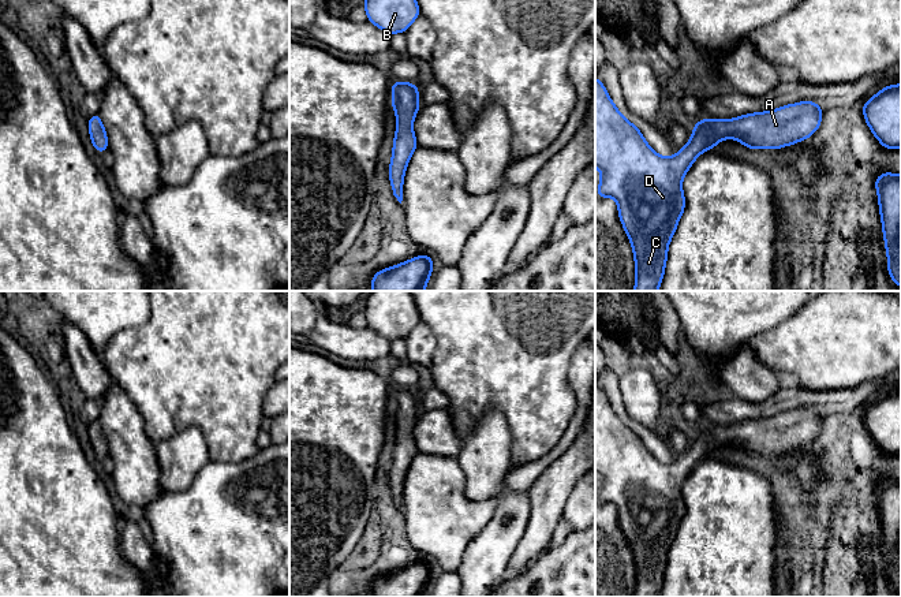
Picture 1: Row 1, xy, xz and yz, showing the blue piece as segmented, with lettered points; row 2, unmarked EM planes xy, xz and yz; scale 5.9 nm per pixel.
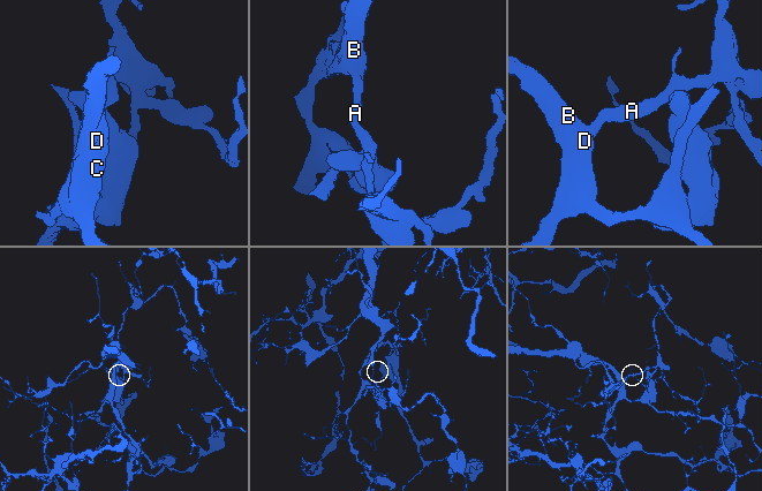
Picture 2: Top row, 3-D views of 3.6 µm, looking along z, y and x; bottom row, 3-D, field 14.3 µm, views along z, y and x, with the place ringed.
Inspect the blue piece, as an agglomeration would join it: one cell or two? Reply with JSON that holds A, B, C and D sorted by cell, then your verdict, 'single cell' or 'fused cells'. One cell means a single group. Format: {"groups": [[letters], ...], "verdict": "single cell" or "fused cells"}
{"groups": [["A", "B", "C", "D"]], "verdict": "single cell"}

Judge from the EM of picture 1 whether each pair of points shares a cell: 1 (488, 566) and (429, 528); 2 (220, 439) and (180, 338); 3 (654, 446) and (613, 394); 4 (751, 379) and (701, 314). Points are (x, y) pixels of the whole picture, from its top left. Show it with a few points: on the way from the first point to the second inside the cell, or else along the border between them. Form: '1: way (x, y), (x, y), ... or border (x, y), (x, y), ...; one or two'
1: border (485, 525), (466, 548), (462, 562), (455, 571); two
2: way (220, 414), (220, 390), (210, 368), (205, 362); one
3: way (642, 432), (619, 407); one
4: border (747, 340), (720, 365), (718, 377), (722, 384); two

